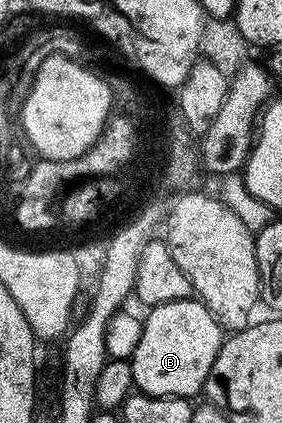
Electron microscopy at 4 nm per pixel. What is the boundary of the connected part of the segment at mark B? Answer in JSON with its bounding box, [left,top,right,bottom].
[131,299,223,399]

